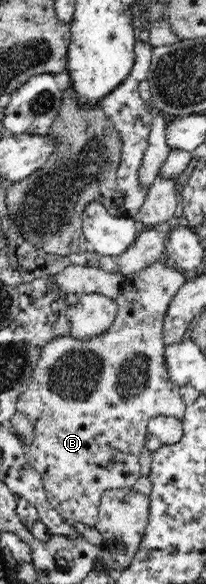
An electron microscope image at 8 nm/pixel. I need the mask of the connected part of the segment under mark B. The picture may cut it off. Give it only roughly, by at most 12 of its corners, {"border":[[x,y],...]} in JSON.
{"border":[[131,274],[114,323],[42,347],[16,409],[64,520],[130,489],[181,420],[162,327],[189,284]]}

